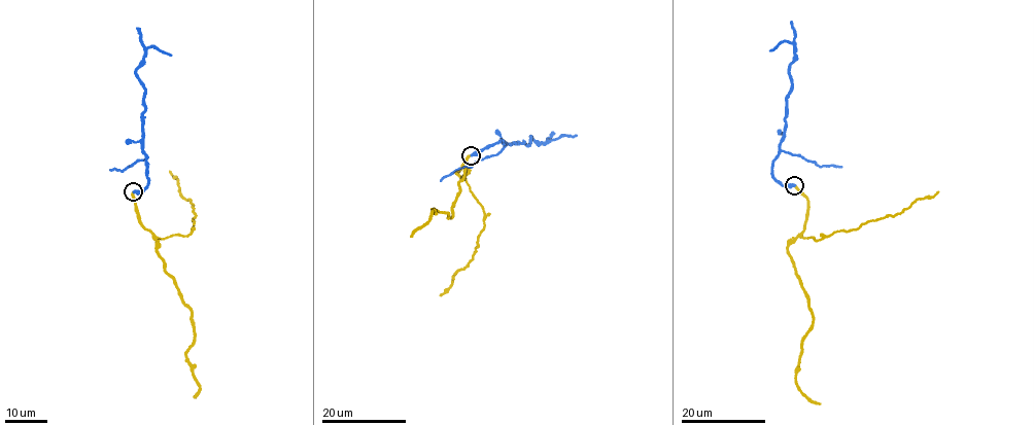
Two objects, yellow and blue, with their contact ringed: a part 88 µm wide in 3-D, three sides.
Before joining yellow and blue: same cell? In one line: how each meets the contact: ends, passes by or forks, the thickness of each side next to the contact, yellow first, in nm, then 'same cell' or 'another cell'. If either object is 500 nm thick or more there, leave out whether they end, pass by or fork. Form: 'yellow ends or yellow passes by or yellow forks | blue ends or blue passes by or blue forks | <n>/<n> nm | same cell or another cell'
yellow ends | blue ends | 320/380 nm | same cell

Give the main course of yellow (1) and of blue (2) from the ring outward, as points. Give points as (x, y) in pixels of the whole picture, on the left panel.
1: (133, 192), (137, 217), (153, 235), (165, 271), (192, 311), (195, 333), (186, 357), (199, 389), (195, 397)
2: (133, 190), (141, 192), (148, 182), (142, 143), (144, 84), (136, 70), (152, 45), (171, 56)

